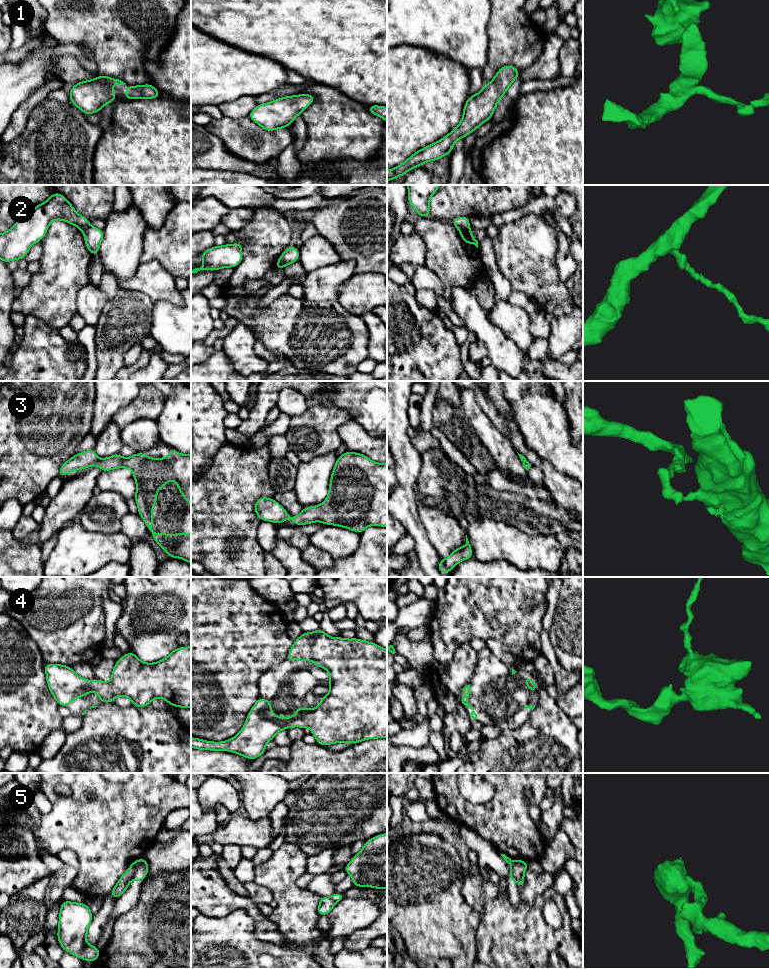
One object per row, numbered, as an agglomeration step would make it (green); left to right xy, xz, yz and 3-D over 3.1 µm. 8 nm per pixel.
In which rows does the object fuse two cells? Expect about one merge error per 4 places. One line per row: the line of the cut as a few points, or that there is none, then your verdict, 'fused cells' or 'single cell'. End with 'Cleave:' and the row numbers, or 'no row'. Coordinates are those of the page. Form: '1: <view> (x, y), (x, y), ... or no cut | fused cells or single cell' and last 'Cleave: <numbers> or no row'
1: no cut | single cell
2: yz (459, 229), (470, 231) | fused cells
3: xy (99, 459), (94, 464) | fused cells
4: no cut | single cell
5: xy (140, 859), (132, 878) | fused cells
Cleave: 2, 3, 5

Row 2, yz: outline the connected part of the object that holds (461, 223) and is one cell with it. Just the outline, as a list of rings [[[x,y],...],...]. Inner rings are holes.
[[[460,216],[460,217],[454,218],[452,220],[452,224],[458,230],[461,230],[461,231],[464,231],[464,232],[470,232],[471,229],[470,229],[469,219],[470,219],[470,217],[468,217],[468,216]]]

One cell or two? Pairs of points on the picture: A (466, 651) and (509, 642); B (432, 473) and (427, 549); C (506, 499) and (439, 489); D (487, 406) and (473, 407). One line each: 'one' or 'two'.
A: two
B: two
C: one
D: two

